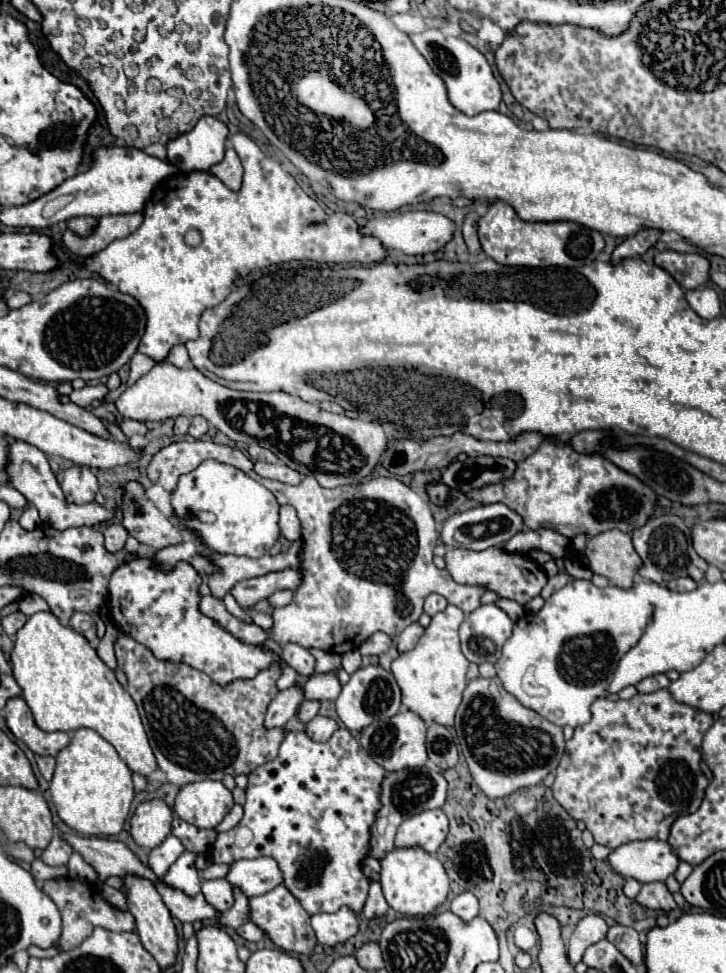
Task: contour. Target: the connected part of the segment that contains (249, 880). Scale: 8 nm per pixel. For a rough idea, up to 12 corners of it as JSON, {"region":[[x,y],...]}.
{"region":[[273,858],[237,860],[225,880],[248,898],[281,884]]}

